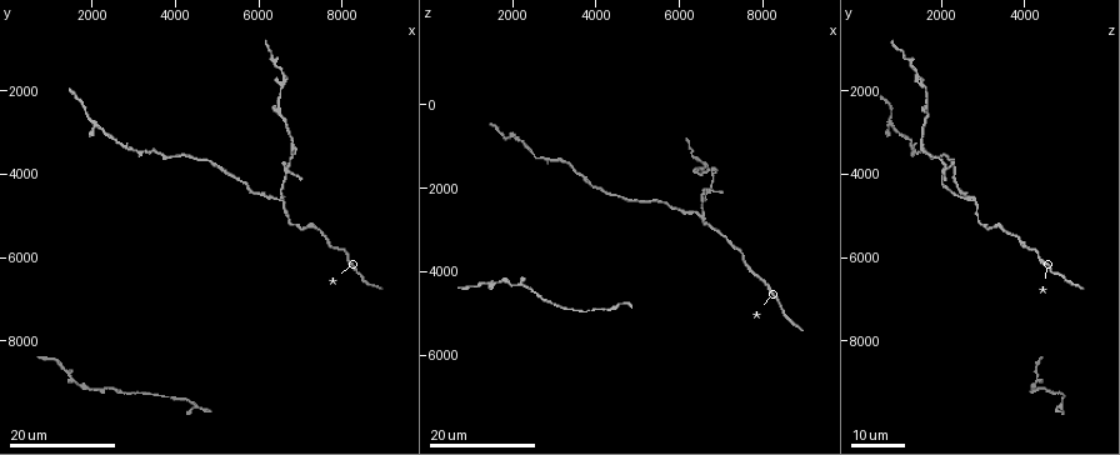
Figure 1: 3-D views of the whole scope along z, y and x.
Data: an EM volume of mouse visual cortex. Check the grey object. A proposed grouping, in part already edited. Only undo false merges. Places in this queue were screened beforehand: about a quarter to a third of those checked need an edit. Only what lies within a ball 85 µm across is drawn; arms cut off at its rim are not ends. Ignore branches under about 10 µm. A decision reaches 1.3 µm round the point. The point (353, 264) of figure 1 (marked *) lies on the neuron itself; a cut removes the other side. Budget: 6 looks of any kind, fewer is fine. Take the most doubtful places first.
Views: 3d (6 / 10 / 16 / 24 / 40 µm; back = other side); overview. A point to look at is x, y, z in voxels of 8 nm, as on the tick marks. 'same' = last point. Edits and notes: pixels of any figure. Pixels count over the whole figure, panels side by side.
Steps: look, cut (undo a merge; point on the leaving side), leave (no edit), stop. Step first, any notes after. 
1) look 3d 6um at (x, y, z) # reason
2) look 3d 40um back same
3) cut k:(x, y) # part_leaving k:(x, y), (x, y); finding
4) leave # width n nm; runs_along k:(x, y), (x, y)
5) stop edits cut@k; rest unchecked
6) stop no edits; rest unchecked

look 3d 24um at (6550, 4600, 2650) # three arms meet

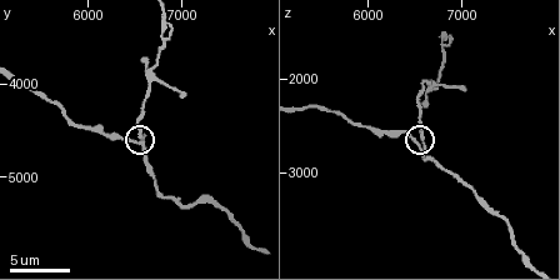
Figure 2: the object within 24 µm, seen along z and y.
look 3d 10um at (6500, 4650, 2700) # zoom in

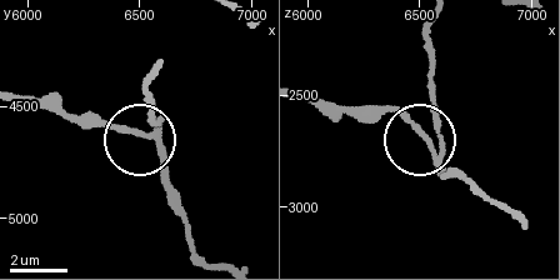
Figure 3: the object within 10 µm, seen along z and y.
leave # width 180 nm; runs_along 3:(504, 211), (434, 159), (428, 138), (433, 75); all the same neuron

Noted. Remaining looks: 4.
look 3d 24um at (2050, 2700, 700) # side arm on a straight run

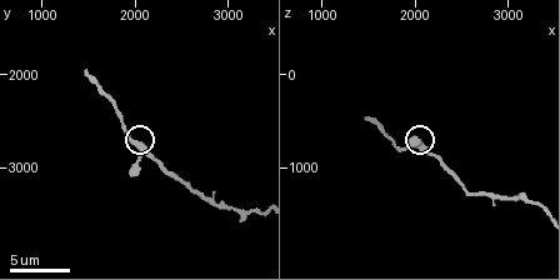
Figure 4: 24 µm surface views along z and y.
look 3d 10um same

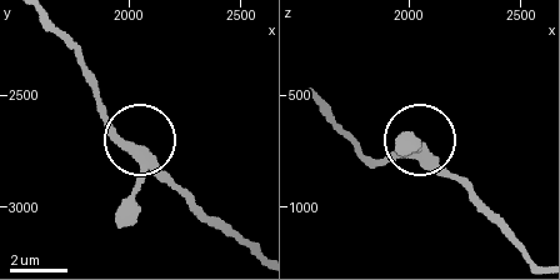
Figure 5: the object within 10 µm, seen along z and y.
look 3d 10um back at (2020, 2740, 750)

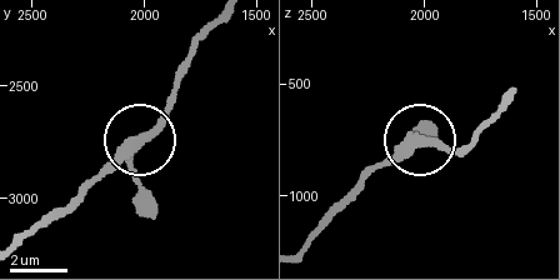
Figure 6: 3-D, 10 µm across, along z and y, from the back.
leave # runs_along 6:(304, 244), (371, 173), (419, 139), (445, 151), (469, 151); one neuron here

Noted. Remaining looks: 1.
look 3d 10um at (6750, 3750, 2100) # three-way junction

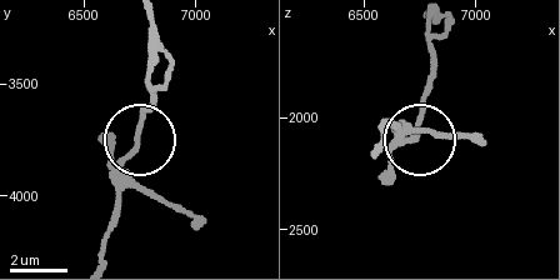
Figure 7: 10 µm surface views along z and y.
leave # arms 3; runs_along 7:(103, 253), (118, 174), (146, 105); one neuron here

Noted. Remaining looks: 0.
stop no edits; rest unchecked

